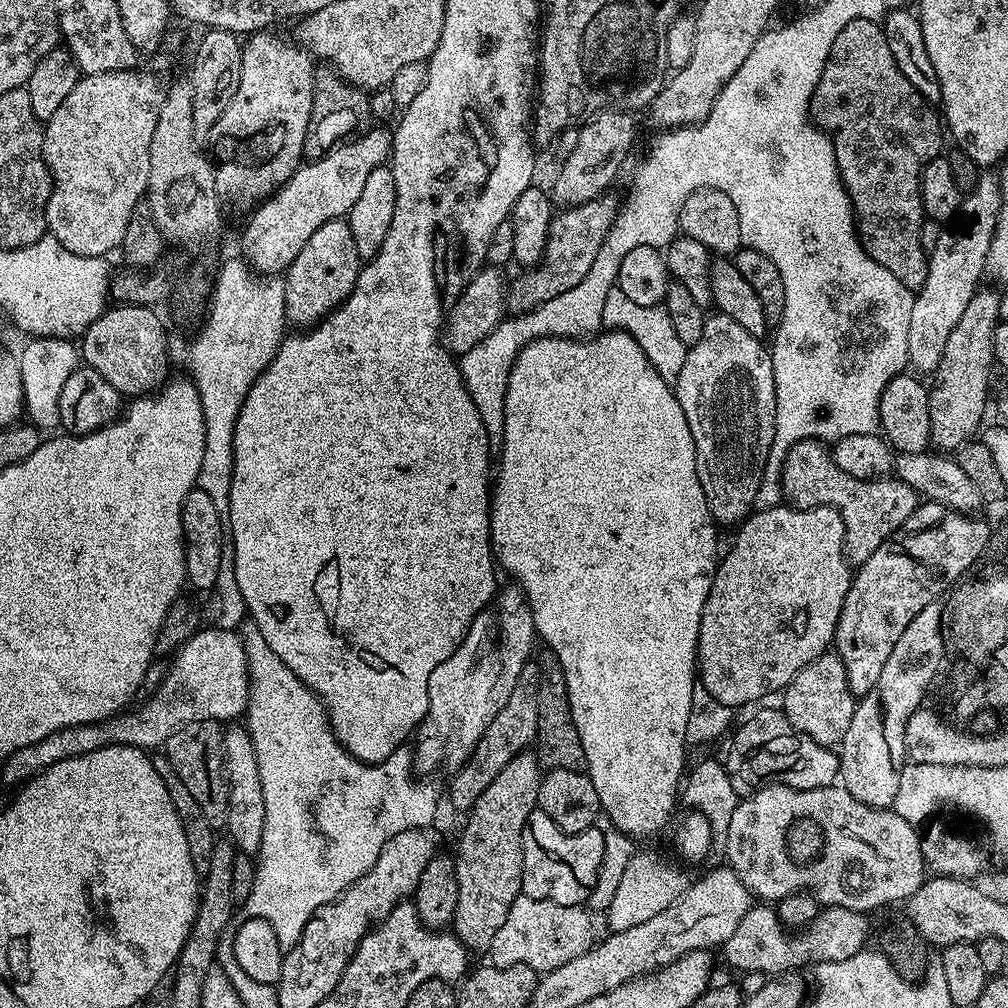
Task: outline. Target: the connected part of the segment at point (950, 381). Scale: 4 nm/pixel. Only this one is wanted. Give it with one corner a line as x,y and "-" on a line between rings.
984,286
977,290
974,298
966,302
966,310
962,310
962,318
958,318
958,326
954,326
942,350
942,362
938,362
934,373
936,381
928,388
932,444
937,449
955,450
969,439
971,428
981,427
984,403
988,400
988,383
994,369
994,334
996,325
1001,323
999,297
995,287

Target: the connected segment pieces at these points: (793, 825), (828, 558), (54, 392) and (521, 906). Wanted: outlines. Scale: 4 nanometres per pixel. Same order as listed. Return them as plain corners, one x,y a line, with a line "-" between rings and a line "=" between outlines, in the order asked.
770,784
741,799
732,812
728,825
726,862
738,874
739,880
748,888
748,891
761,901
774,904
793,892
808,891
816,898
817,903
825,907
850,909
868,914
871,913
870,910
886,904
911,899
924,884
926,870
921,854
921,839
917,827
902,818
893,809
868,807
865,803
858,802
848,790
843,788
843,785
835,784
824,788
799,789
786,787
784,784
=
761,508
753,511
738,531
736,545
725,556
723,553
712,575
696,647
699,683
733,710
771,692
779,693
788,687
798,670
829,651
854,575
844,554
844,523
835,508
=
32,338
21,352
18,352
22,374
22,394
27,419
41,430
60,428
60,399
66,381
74,370
81,367
82,356
75,343
68,338
=
521,894
512,905
506,922
502,922
502,930
494,934
494,942
490,949
493,961
509,964
528,964
538,974
553,972
558,966
578,958
588,951
590,940
584,937
584,920
576,916
561,904
549,900
539,900

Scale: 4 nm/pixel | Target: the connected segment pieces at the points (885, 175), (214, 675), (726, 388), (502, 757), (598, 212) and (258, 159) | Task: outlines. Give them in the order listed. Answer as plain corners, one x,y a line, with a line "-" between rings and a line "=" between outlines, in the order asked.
858,18
842,26
812,95
810,116
832,137
840,181
852,203
861,246
870,258
882,258
884,267
902,282
902,286
918,290
926,282
929,257
920,237
920,231
926,225
920,177
924,175
924,167
941,155
946,136
942,131
941,113
918,94
918,90
910,86
906,74
898,70
898,62
894,62
894,54
890,54
890,46
886,46
884,29
877,21
=
209,626
193,631
192,635
179,645
176,661
156,688
156,693
141,708
133,707
123,714
117,714
99,724
83,724
63,728
34,746
12,752
3,761
4,780
8,784
23,785
37,772
45,772
54,762
90,754
111,744
129,744
145,750
163,749
164,743
186,722
214,720
232,722
235,716
243,717
248,707
248,663
244,644
235,631
=
712,314
705,319
702,338
697,344
688,348
686,358
682,362
682,371
678,373
674,385
674,391
678,402
682,406
682,414
686,414
686,422
690,422
690,434
694,434
694,446
696,447
696,469
698,470
698,482
702,482
702,490
706,494
706,502
710,506
710,514
717,525
739,525
753,511
756,495
764,481
764,467
768,461
768,451
774,442
774,426
776,425
776,391
774,390
774,370
772,369
772,353
759,336
751,336
734,318
=
529,662
522,666
522,674
518,674
518,682
512,687
510,698
502,710
488,723
478,746
470,754
470,758
461,768
455,769
452,785
448,788
448,796
456,808
471,809
472,803
502,774
506,762
518,753
525,751
535,741
538,730
538,682
540,681
540,665
=
612,194
595,196
585,204
557,211
550,222
546,250
539,264
521,271
521,276
507,285
507,311
512,314
533,312
550,302
550,298
558,298
558,294
574,290
574,286
578,286
578,282
582,282
582,278
590,272
606,234
616,221
617,211
618,200
=
261,30
251,33
243,41
240,54
240,77
238,90
226,101
218,122
214,122
211,135
229,136
220,156
224,161
216,168
216,186
221,193
237,192
244,196
247,192
271,194
287,182
300,167
304,156
304,140
313,123
312,118
312,77
314,60
309,53
291,39
283,40
275,36
275,31

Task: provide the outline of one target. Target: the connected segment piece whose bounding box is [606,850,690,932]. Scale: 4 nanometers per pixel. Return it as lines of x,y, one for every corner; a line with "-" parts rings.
640,850
633,851
626,871
622,873
618,891
606,910
609,929
612,932
630,930
630,926
639,926
641,922
654,918
654,914
662,914
662,910
669,908
686,891
689,883
690,876
682,869
675,868
664,860
651,860

